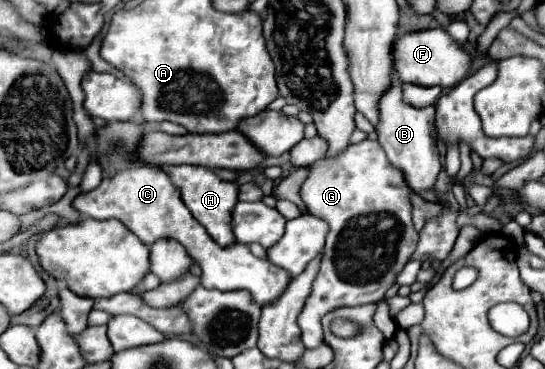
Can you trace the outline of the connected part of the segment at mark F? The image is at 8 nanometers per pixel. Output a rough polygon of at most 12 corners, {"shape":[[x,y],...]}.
{"shape":[[445,29],[395,39],[403,83],[451,87],[471,57]]}

